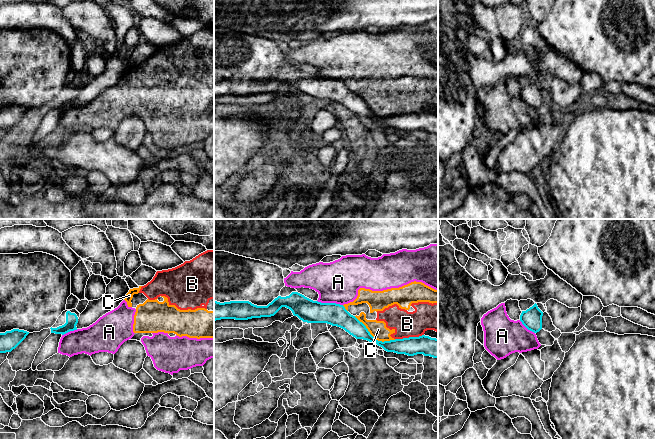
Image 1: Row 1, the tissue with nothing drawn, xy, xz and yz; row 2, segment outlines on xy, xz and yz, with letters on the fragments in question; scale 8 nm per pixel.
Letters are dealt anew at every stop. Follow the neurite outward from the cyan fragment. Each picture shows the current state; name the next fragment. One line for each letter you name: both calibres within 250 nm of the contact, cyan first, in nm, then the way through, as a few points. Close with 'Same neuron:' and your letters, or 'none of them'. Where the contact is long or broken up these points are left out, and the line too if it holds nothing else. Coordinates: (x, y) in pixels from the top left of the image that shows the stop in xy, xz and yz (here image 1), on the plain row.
Same neuron: none of them

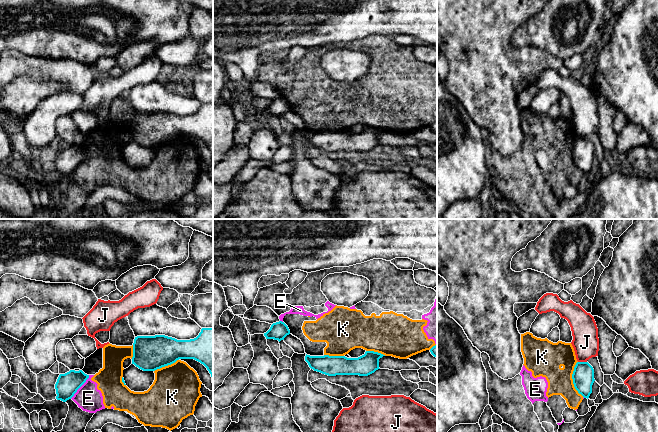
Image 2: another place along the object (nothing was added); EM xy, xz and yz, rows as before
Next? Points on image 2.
Same neuron: none of them

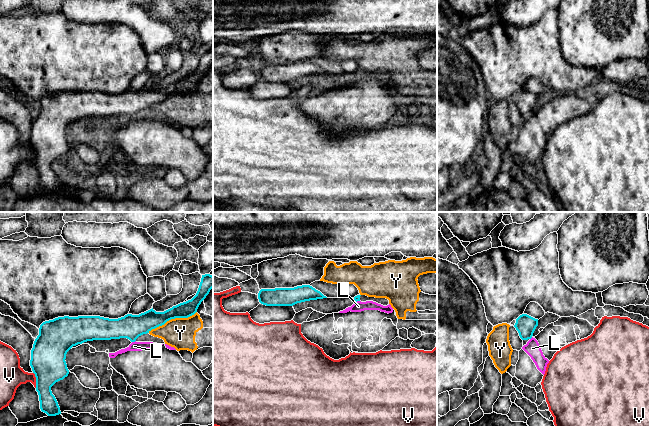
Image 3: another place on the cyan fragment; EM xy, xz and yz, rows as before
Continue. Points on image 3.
Same neuron: none of them

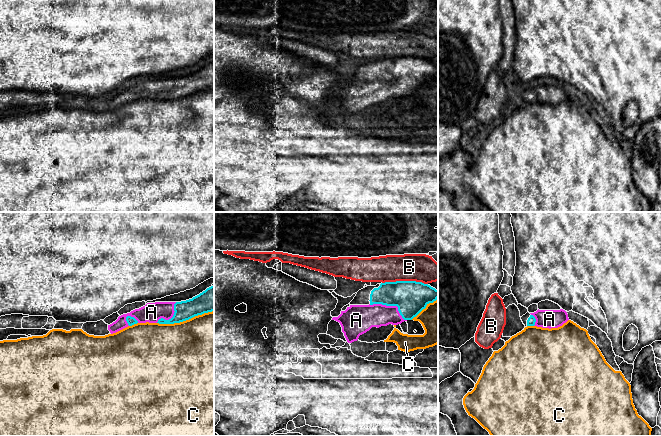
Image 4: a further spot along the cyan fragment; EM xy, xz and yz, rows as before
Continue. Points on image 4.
A: 260/220 nm
Same neuron: A

